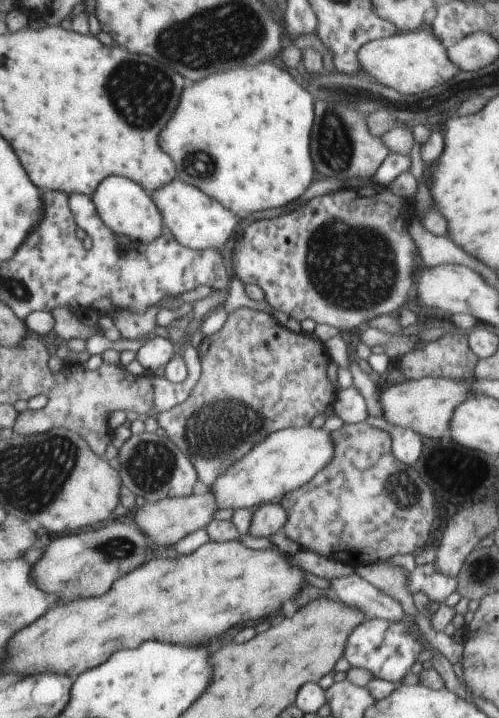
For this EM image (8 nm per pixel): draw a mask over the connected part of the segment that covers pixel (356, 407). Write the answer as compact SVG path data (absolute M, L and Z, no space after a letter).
M351 385L347 389L338 390L335 395L333 412L338 418L342 418L343 422L359 423L369 416L366 400L356 386Z

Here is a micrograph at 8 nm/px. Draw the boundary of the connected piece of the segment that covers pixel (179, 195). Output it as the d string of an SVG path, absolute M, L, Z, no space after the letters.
M175 178L162 189L156 191L156 206L160 206L166 228L174 238L179 239L182 246L201 251L206 249L219 249L224 251L224 244L230 240L238 218L234 212L220 202L216 202L211 195L204 194L199 187L186 184Z

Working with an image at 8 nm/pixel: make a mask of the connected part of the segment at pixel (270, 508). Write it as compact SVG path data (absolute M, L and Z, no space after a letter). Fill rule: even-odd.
M272 502L259 505L252 514L248 534L257 538L264 536L270 538L284 527L286 520L288 520L288 514L284 507L280 506L280 503Z

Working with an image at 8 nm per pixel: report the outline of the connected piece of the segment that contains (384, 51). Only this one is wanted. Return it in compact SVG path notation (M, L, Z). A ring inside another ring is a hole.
M421 26L410 32L367 42L359 50L358 62L364 74L403 95L418 95L434 87L441 87L461 71L450 62L447 48L436 38L432 26Z

